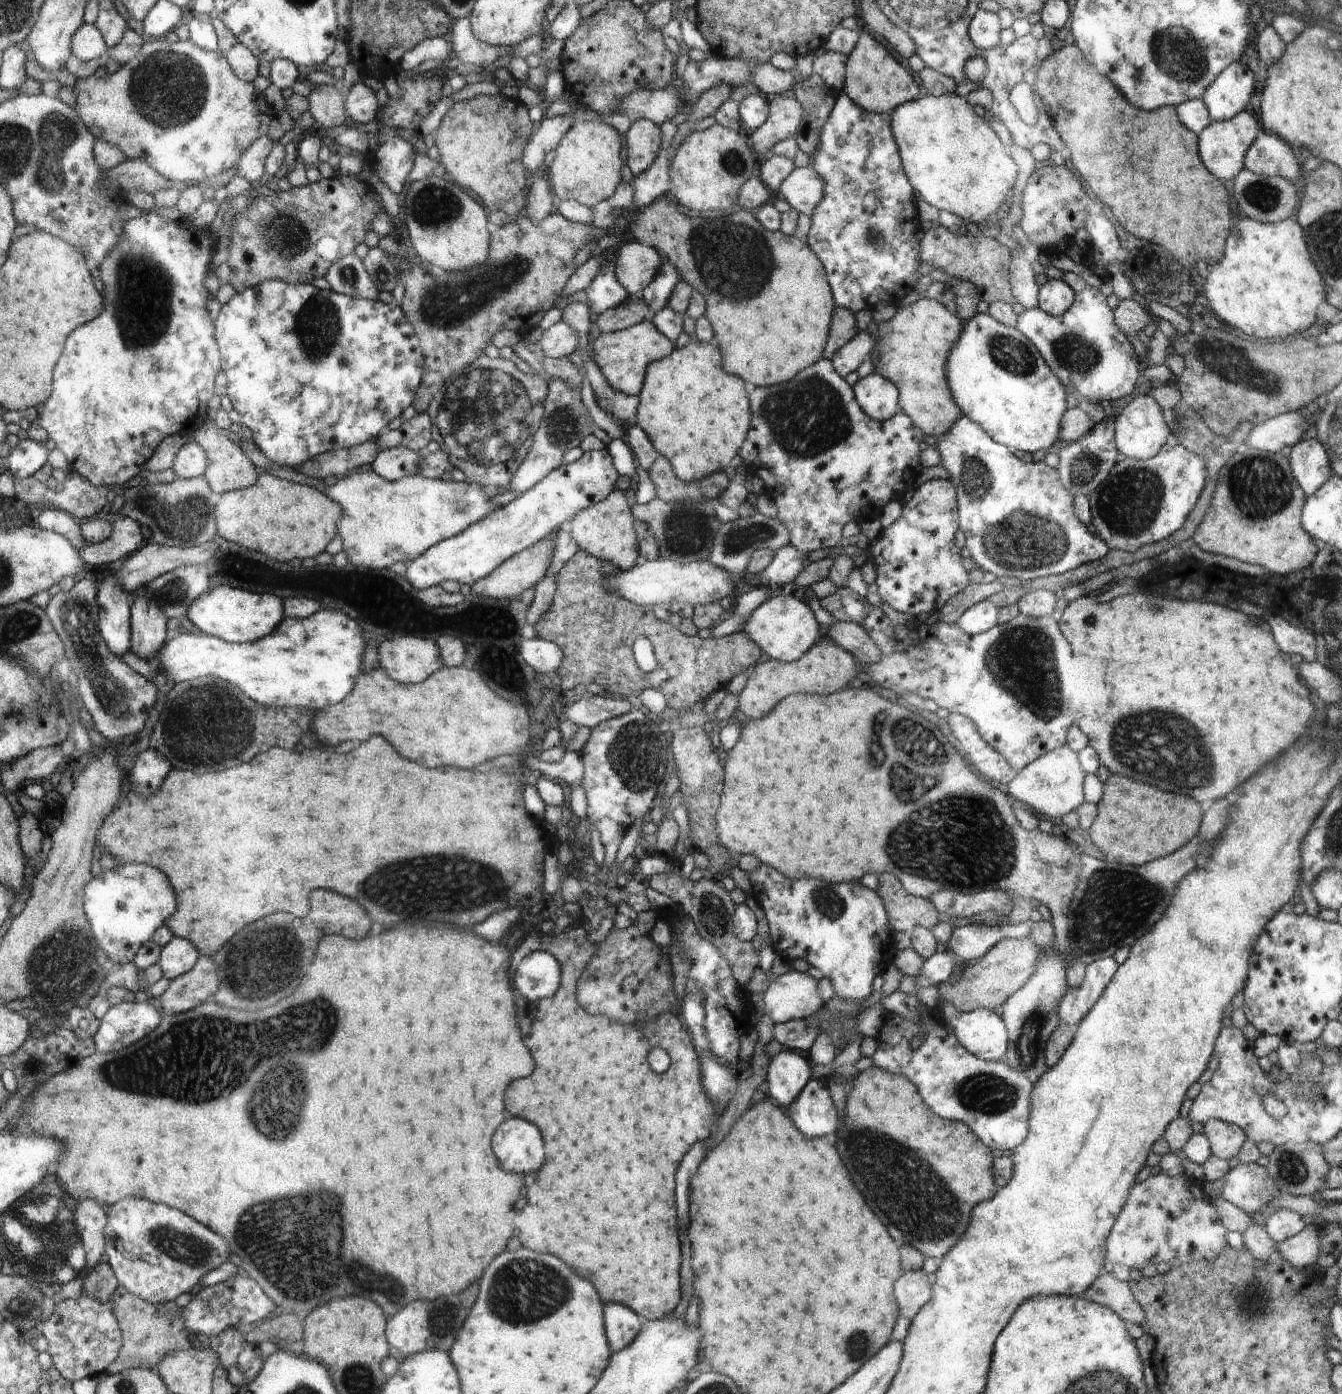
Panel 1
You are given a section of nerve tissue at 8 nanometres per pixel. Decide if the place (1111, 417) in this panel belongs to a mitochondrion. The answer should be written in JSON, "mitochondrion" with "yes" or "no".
{"mitochondrion":"no"}

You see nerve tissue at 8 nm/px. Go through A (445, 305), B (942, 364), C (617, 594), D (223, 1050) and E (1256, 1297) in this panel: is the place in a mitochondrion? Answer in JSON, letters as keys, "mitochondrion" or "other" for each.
{"A":"mitochondrion","B":"other","C":"other","D":"mitochondrion","E":"mitochondrion"}

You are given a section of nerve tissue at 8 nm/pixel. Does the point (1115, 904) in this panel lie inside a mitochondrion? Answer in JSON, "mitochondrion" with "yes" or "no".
{"mitochondrion":"yes"}

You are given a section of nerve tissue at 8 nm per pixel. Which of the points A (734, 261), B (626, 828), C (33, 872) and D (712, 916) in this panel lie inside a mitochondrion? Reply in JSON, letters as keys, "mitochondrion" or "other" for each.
{"A":"mitochondrion","B":"other","C":"other","D":"mitochondrion"}

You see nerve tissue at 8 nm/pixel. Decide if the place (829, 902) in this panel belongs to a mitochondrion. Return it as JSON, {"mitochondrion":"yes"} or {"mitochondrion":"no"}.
{"mitochondrion":"yes"}

